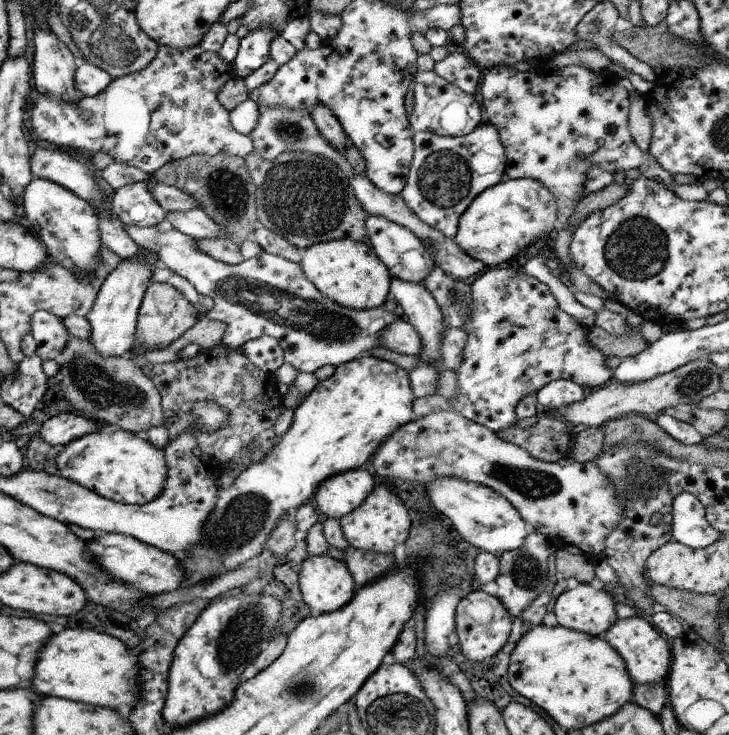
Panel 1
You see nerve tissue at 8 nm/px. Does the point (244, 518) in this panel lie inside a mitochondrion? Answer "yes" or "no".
yes

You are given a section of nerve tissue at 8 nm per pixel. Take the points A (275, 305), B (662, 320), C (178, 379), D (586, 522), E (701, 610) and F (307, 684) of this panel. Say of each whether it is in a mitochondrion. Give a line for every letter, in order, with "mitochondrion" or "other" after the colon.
A: mitochondrion
B: other
C: other
D: other
E: mitochondrion
F: mitochondrion

